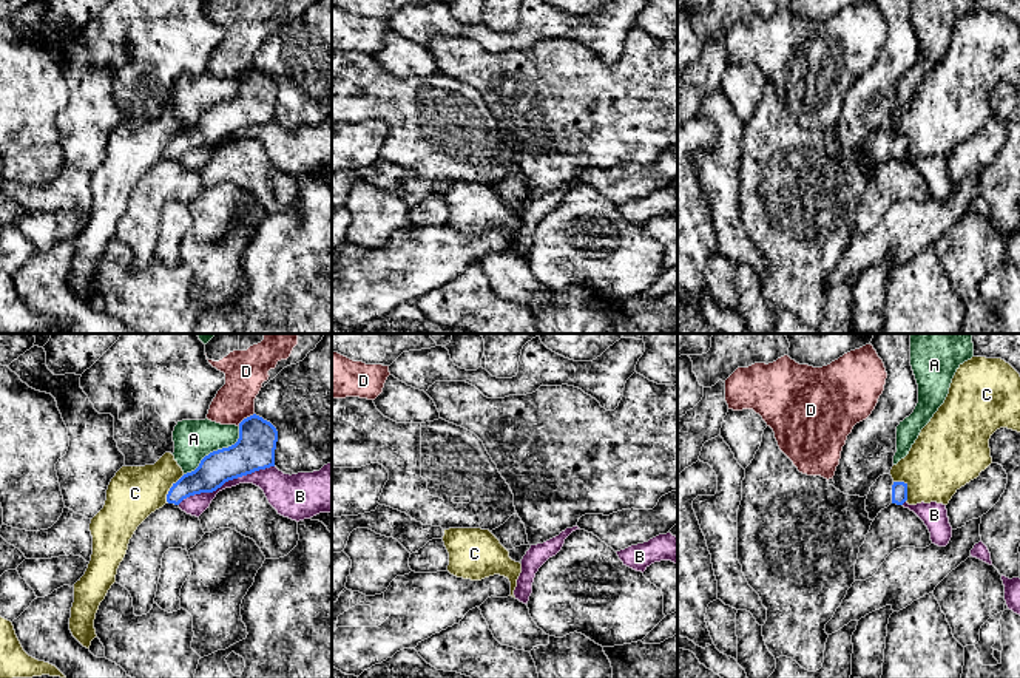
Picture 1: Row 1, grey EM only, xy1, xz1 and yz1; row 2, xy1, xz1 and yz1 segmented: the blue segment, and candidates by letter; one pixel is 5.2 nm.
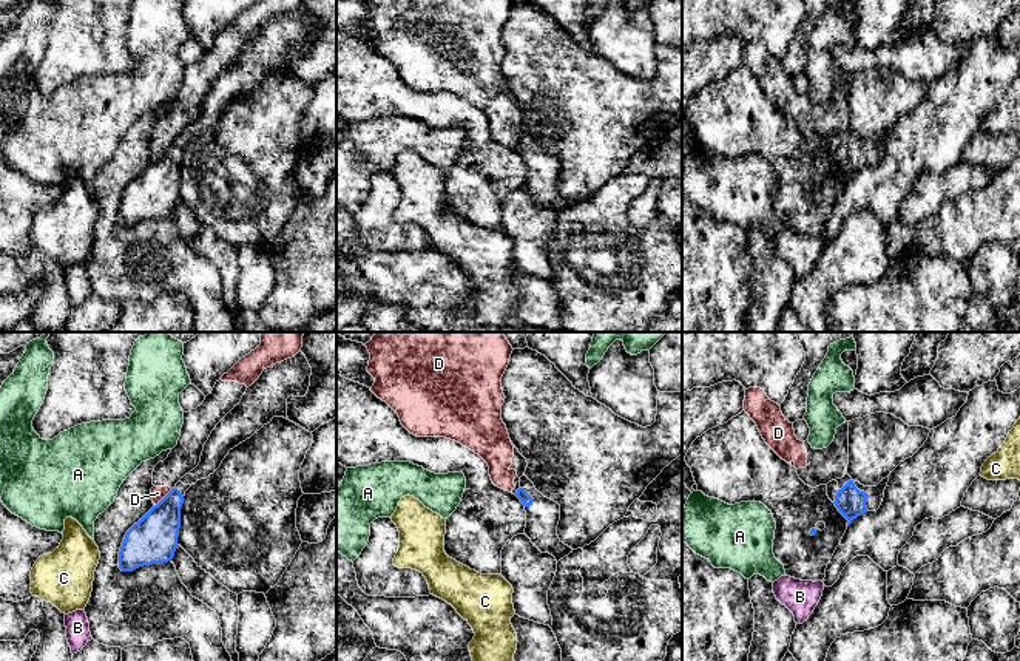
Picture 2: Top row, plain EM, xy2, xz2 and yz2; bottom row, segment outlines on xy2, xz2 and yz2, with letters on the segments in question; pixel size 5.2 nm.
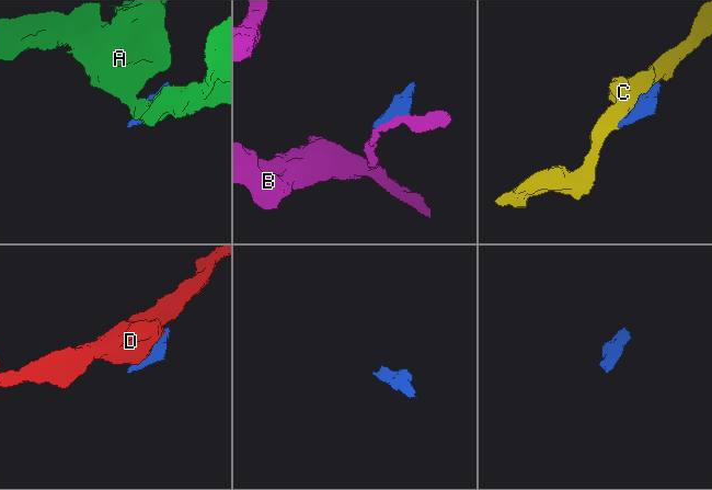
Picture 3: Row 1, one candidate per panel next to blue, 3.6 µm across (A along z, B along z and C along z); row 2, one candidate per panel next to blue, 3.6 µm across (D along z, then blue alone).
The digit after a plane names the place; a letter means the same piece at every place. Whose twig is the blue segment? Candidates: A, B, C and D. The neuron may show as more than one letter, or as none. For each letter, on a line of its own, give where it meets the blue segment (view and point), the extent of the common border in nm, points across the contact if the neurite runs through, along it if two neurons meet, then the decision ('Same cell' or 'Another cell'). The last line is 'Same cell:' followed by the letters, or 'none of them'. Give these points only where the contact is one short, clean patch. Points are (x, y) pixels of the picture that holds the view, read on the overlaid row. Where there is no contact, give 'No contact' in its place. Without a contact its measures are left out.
A: Touches blue at xy1 (218, 450). Shared border 380 nm. Another cell
B: Touches blue at xy1 (226, 481). Shared border 550 nm. Another cell
C: Touches blue at yz1 (906, 487). Shared border 130 nm. Boundary: yz1 (894, 481), (901, 481), (906, 485), (906, 501). Another cell
D: Touches blue at xy2 (164, 498). Shared border 130 nm. Boundary: xy2 (172, 488), (155, 505). Another cell
Same cell: none of them

